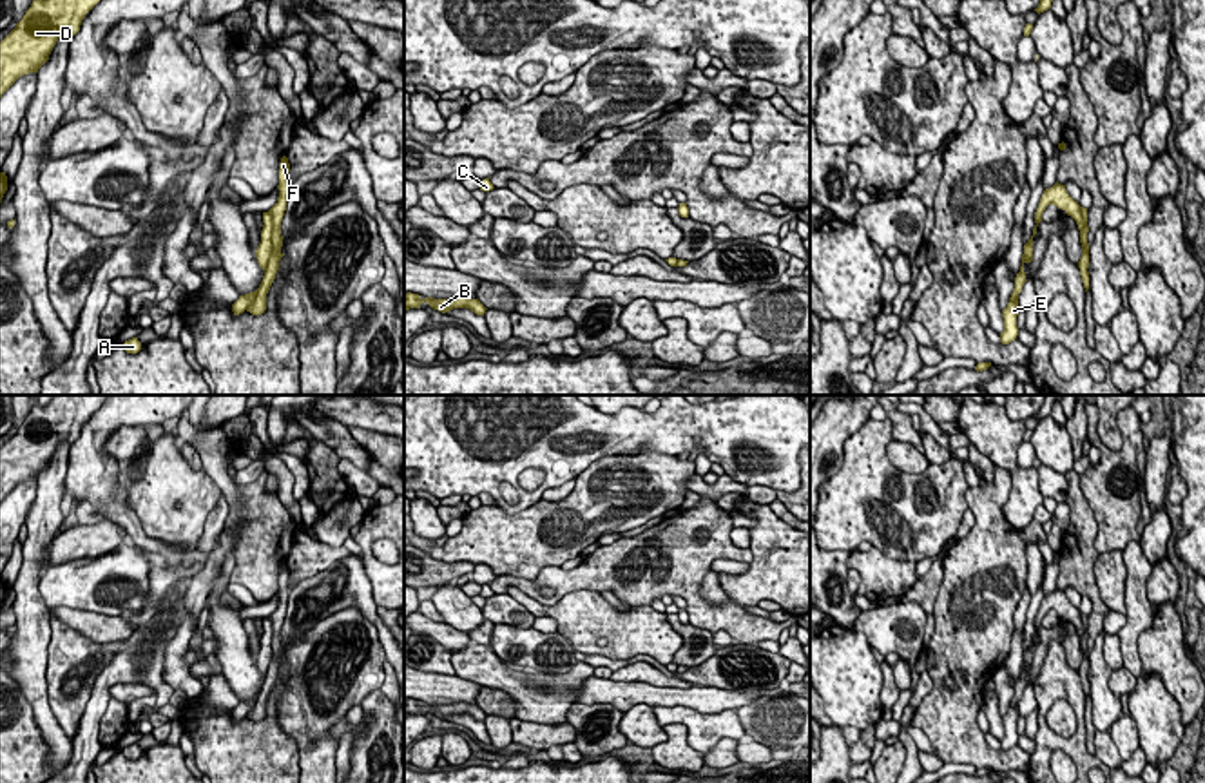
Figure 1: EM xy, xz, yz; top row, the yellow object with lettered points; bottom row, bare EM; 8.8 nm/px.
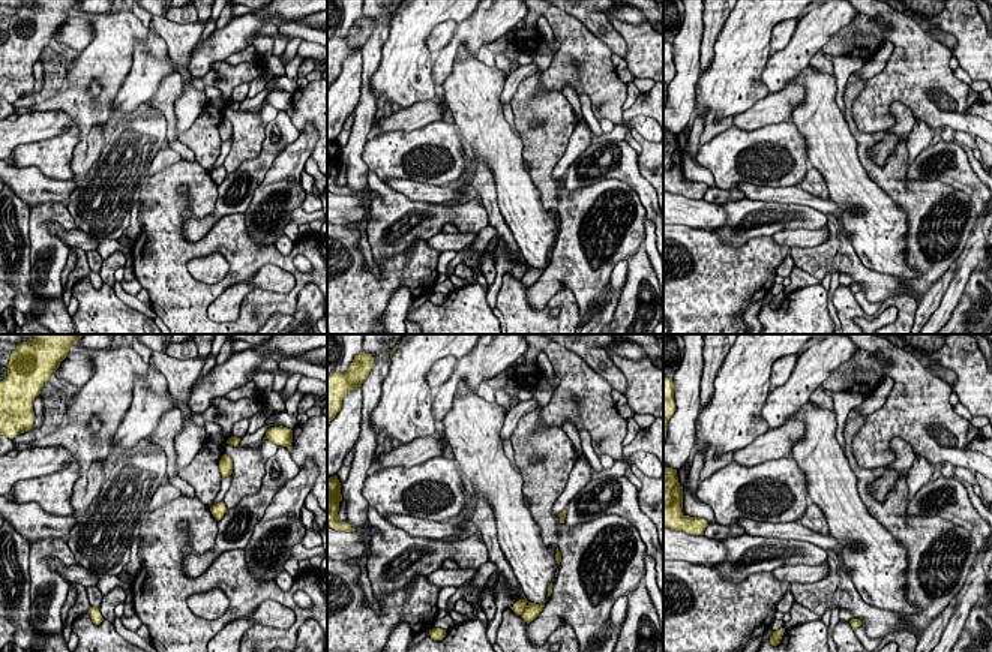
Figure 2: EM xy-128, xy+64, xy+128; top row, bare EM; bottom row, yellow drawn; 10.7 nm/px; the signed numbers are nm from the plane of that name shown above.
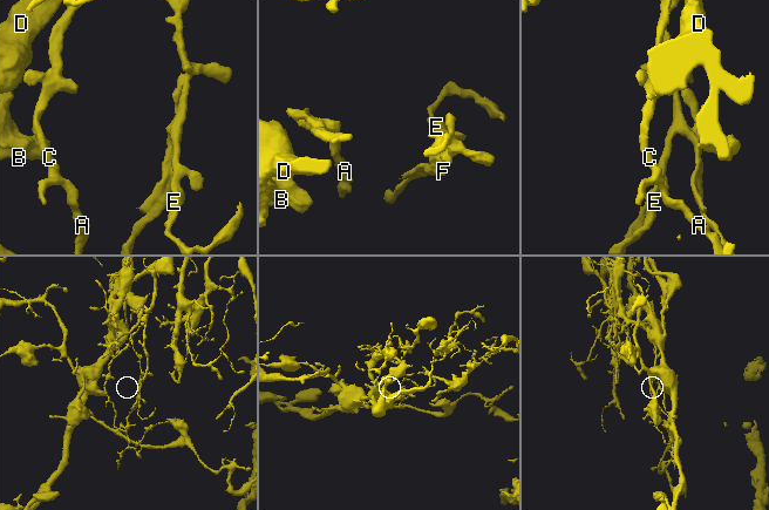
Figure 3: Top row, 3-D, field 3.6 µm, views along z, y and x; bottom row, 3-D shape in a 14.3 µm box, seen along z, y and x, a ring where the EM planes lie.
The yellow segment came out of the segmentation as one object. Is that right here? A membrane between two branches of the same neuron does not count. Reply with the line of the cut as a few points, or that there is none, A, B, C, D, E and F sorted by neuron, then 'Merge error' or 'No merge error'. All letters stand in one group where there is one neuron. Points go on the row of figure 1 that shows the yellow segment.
Split along xy (270, 211), (272, 254), (265, 270). Groups: A C F / B D E. Merge error

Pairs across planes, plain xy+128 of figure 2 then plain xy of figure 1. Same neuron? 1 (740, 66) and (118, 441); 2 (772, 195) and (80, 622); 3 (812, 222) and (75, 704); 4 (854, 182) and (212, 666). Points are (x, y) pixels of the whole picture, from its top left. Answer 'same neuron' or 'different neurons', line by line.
1: different neurons
2: same neuron
3: same neuron
4: different neurons

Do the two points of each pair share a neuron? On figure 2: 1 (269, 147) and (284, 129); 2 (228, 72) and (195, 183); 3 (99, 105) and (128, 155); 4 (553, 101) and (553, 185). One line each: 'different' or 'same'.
1: same
2: different
3: different
4: same

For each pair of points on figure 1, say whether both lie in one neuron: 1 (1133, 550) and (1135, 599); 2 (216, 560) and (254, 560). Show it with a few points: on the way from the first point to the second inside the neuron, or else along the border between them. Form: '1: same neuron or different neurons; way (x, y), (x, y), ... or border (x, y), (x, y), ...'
1: same neuron; way (1135, 562), (1135, 586)
2: different neurons; border (223, 528), (234, 539), (234, 553)

